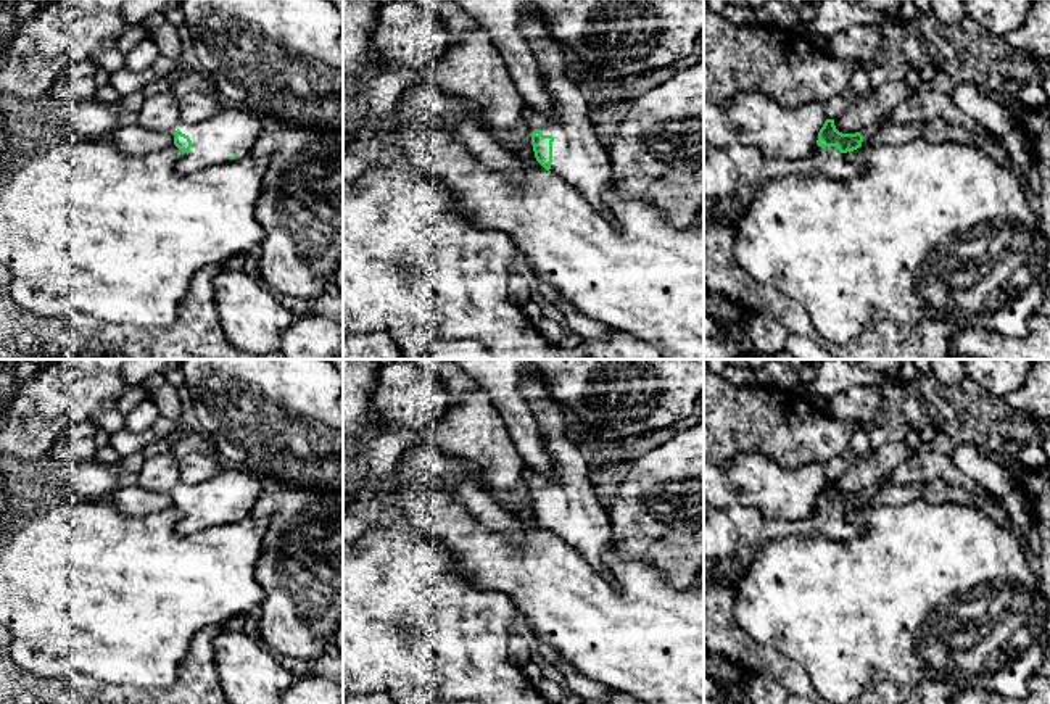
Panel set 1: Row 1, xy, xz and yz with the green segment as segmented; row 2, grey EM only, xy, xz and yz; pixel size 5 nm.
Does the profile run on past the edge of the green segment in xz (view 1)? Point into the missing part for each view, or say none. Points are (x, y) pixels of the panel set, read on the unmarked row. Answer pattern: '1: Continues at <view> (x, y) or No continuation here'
1: Continues at xz (578, 521)

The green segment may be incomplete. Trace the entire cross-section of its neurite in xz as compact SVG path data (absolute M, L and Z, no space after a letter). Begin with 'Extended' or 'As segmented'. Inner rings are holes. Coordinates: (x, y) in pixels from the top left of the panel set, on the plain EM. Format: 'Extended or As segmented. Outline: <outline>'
Extended. Outline: M536 367L522 383L522 396L528 401L548 438L548 448L557 459L552 475L523 469L536 522L560 545L602 570L609 580L615 580L602 562L617 538L614 525L609 512L599 504L601 491L589 474L588 461L567 438L560 409Z

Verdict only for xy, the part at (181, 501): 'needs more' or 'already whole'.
needs more

